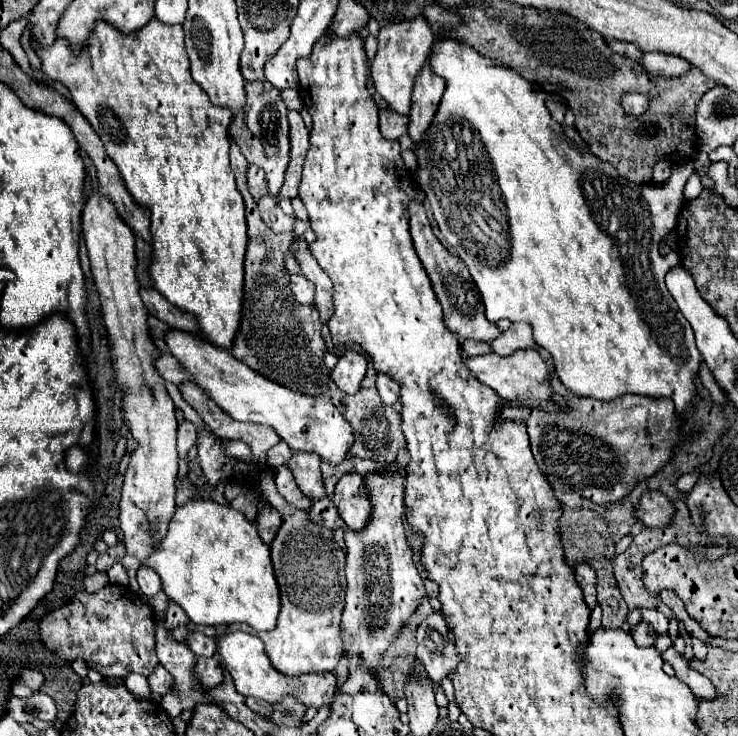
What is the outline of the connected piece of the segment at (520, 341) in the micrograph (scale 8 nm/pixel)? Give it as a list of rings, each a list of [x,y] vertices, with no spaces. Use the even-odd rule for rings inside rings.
[[[513,323],[497,339],[493,339],[491,345],[493,345],[493,351],[499,355],[513,355],[519,349],[535,347],[533,329],[529,323]]]

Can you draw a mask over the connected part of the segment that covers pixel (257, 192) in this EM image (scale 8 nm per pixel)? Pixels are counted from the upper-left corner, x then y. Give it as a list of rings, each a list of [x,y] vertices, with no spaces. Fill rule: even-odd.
[[[251,165],[249,171],[247,171],[247,185],[249,185],[249,191],[255,199],[261,199],[263,195],[269,195],[265,173],[263,173],[263,169],[259,169],[255,165]]]

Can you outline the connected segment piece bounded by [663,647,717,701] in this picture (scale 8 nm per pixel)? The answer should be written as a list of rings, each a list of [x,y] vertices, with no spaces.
[[[669,647],[669,649],[665,651],[663,659],[673,665],[675,677],[681,679],[685,685],[689,685],[689,689],[693,691],[693,695],[695,695],[699,701],[701,701],[701,699],[703,699],[703,701],[713,701],[713,699],[717,699],[713,683],[711,683],[705,675],[701,675],[699,671],[691,669],[689,663],[687,663],[673,647]]]

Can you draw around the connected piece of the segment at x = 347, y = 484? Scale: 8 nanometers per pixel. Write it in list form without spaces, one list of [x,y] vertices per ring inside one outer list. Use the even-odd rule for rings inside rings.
[[[357,473],[343,475],[337,481],[333,503],[339,509],[341,519],[353,531],[359,531],[359,527],[367,523],[367,515],[371,515],[371,505],[367,503],[367,491],[363,491],[363,477]]]

